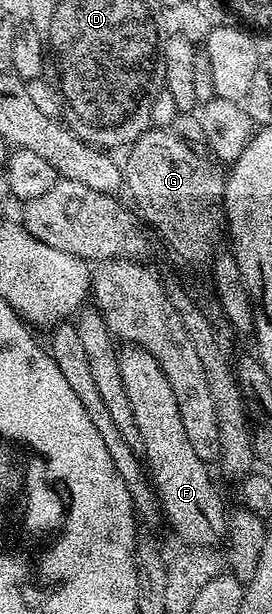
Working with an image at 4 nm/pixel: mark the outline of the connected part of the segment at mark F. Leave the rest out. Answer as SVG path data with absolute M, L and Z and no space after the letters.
M123 346L118 349L118 353L121 382L125 386L125 394L129 394L129 406L133 406L133 422L137 422L137 430L141 434L145 468L165 517L165 524L167 522L175 531L177 539L184 540L187 543L184 545L191 548L215 548L222 545L227 539L229 512L228 509L223 509L223 500L207 473L208 465L189 443L189 434L185 434L185 422L181 422L181 406L177 402L177 394L173 394L173 386L169 386L169 378L165 378L165 370L161 370L157 360L144 348Z

